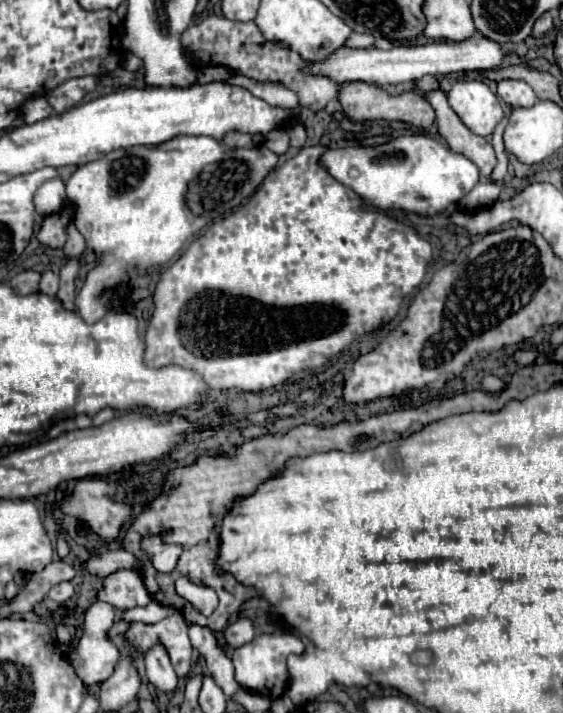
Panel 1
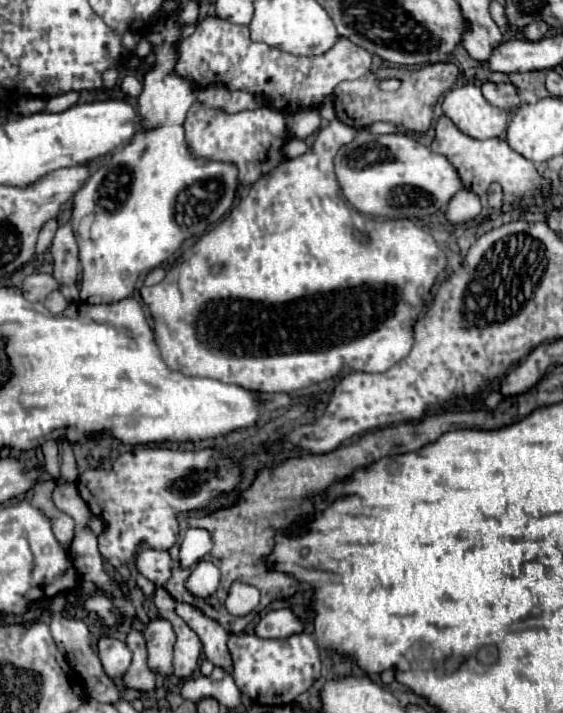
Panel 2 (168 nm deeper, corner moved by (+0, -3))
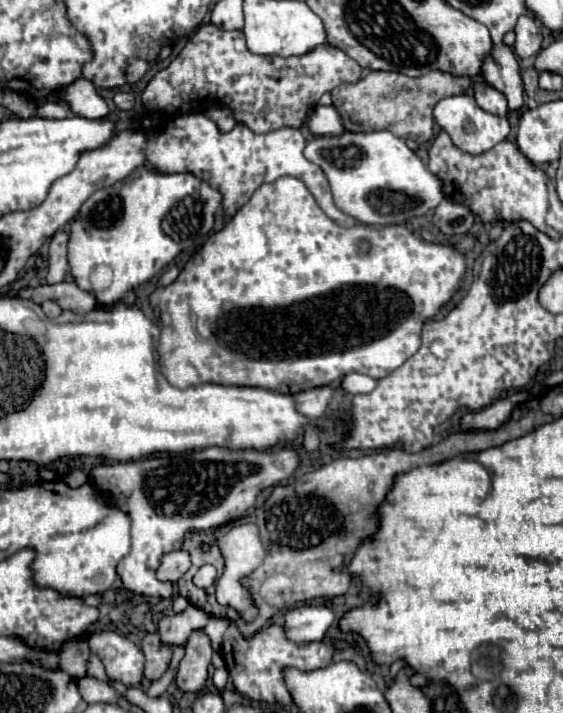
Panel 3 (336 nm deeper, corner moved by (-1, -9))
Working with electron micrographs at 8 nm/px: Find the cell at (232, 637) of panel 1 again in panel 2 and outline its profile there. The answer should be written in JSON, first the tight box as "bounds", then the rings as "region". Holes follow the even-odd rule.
{"bounds":[256,609,304,639],"region":[[[276,609],[266,613],[256,625],[256,635],[272,637],[272,639],[288,639],[304,631],[304,621],[290,609]]]}

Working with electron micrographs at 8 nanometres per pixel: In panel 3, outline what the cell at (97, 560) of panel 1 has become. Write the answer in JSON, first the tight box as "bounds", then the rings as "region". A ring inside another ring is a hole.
{"bounds":[157,551,191,583],"region":[[[185,551],[167,553],[161,559],[161,565],[157,569],[157,579],[167,581],[167,583],[177,583],[183,577],[183,573],[189,571],[189,567],[191,567],[191,559]]]}

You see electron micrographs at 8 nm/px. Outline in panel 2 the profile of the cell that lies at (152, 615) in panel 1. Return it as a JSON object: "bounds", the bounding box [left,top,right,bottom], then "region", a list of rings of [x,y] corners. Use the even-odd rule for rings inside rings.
{"bounds":[176,603,232,673],"region":[[[176,603],[176,613],[200,635],[204,655],[216,665],[226,669],[228,673],[232,671],[232,659],[228,655],[228,633],[210,617],[206,617],[202,611],[188,603]]]}

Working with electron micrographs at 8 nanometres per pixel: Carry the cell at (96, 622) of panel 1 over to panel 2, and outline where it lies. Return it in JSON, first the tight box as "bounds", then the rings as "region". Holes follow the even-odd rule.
{"bounds":[98,637,132,679],"region":[[[104,637],[98,641],[98,655],[106,675],[112,679],[122,677],[132,661],[132,651],[126,647],[126,643],[112,637]]]}

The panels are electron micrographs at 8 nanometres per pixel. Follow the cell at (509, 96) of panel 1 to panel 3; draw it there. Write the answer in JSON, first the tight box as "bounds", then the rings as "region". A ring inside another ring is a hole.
{"bounds":[473,81,509,117],"region":[[[485,81],[475,83],[473,85],[473,91],[475,91],[475,101],[477,101],[477,105],[481,109],[485,109],[487,113],[499,115],[499,117],[507,117],[509,105],[507,105],[507,99],[505,99],[505,95],[501,91],[493,89]]]}

